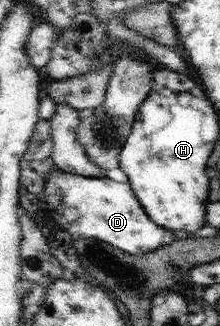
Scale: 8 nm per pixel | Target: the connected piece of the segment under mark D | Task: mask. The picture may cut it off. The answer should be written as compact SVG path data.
M54 167L46 177L43 198L49 211L46 214L61 230L66 230L74 239L90 239L92 241L97 239L133 255L154 250L171 237L166 230L157 226L145 214L128 181L116 182L107 176L104 178L85 177L64 171L60 167Z

